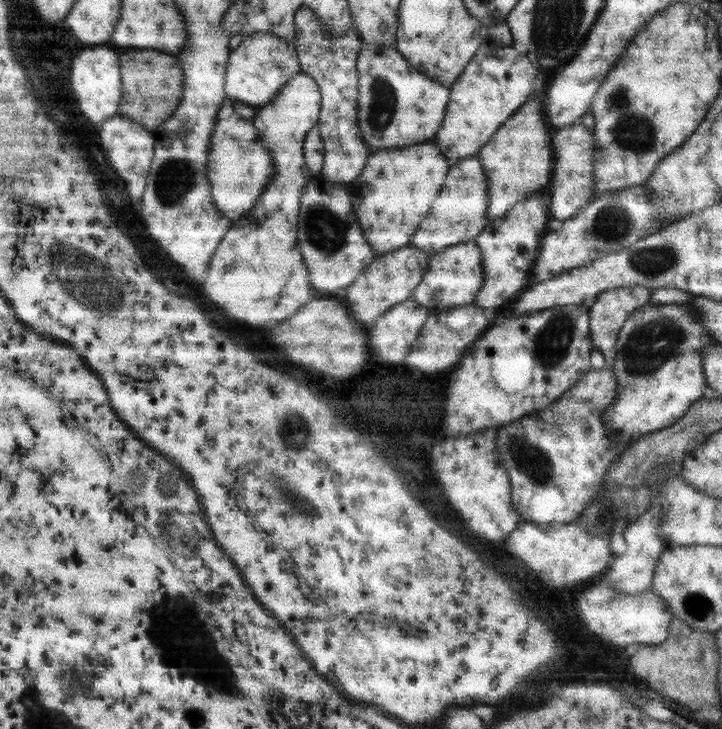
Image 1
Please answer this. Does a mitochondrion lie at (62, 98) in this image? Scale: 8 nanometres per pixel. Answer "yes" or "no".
no

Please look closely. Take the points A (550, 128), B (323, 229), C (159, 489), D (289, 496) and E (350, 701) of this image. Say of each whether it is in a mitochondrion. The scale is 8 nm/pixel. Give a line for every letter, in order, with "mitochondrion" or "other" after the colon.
A: other
B: mitochondrion
C: mitochondrion
D: mitochondrion
E: other

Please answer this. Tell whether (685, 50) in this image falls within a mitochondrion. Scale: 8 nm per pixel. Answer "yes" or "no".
no

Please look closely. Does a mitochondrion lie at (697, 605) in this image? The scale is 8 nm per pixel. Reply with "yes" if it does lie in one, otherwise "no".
yes

